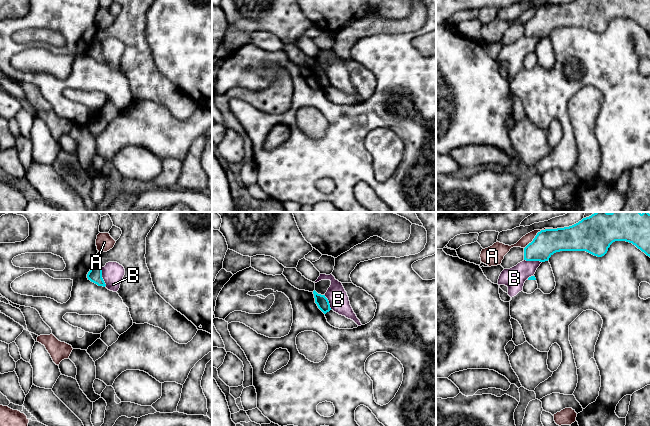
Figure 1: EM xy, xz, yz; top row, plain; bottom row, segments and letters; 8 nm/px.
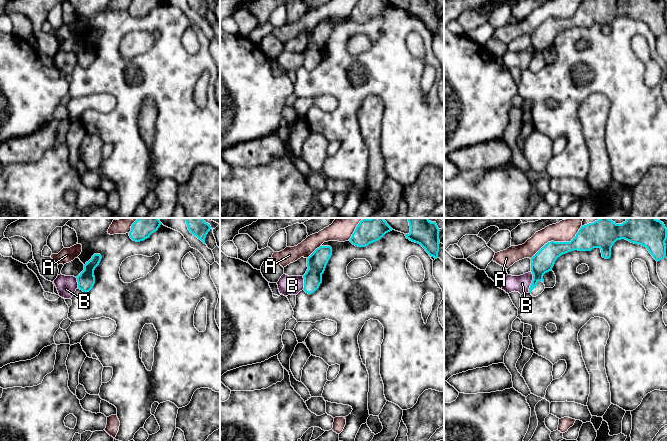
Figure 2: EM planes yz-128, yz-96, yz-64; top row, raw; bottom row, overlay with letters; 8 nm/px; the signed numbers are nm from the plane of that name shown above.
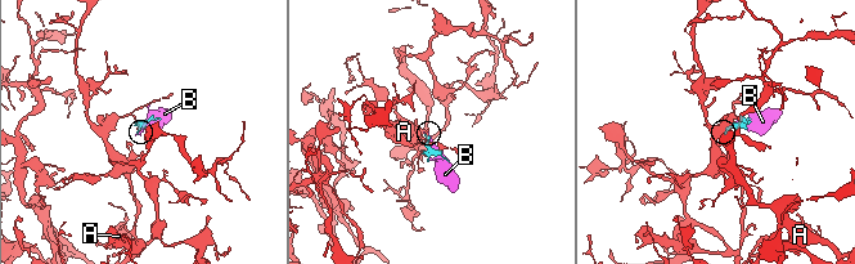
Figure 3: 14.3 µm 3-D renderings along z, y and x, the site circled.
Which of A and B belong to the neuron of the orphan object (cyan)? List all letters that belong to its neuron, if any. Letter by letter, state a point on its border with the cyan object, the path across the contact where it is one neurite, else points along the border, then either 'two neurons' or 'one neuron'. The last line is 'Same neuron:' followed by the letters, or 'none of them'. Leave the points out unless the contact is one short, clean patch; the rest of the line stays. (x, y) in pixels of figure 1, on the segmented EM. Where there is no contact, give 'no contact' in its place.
A: contact yz (537, 233); two neurons
B: contact xy (101, 277); two neurons
Same neuron: none of them

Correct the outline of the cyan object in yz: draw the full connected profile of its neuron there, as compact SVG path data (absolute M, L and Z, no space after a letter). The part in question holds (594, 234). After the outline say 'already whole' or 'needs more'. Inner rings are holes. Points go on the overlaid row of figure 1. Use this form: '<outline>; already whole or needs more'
M595 212L572 226L541 230L525 248L511 248L501 266L510 269L524 260L545 262L560 251L586 251L602 257L615 241L632 243L650 257L650 214Z; needs more

